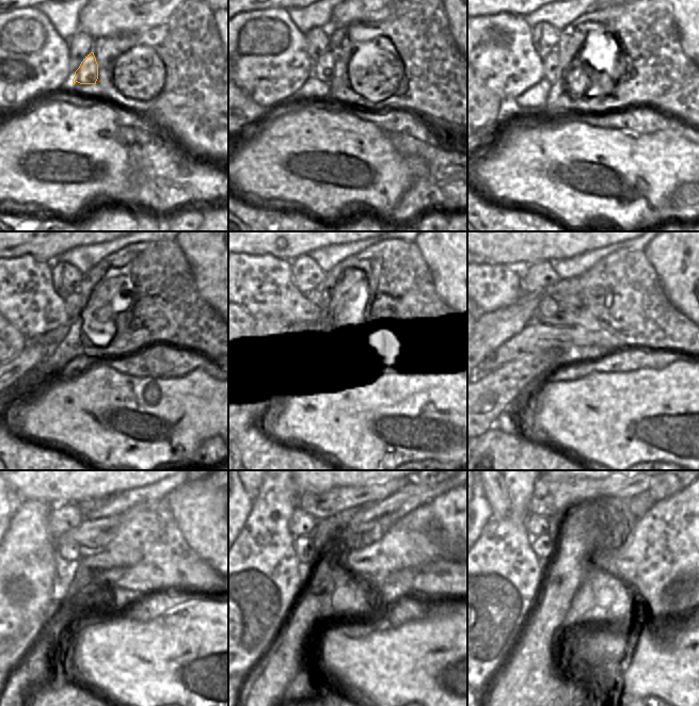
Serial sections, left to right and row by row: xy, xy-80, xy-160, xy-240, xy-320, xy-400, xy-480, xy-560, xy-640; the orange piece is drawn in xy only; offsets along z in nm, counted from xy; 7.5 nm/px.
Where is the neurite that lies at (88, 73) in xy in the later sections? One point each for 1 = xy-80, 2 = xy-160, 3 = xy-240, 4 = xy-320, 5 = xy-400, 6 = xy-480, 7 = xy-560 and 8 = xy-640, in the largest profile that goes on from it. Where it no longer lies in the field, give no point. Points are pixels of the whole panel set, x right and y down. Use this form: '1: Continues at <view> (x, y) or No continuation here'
1: Continues at xy-80 (322, 69)
2: Continues at xy-160 (553, 70)
3: Continues at xy-240 (75, 303)
4: Continues at xy-320 (320, 299)
5: Continues at xy-400 (547, 307)
6: Continues at xy-480 (69, 551)
7: Continues at xy-560 (307, 554)
8: Continues at xy-640 (544, 546).

